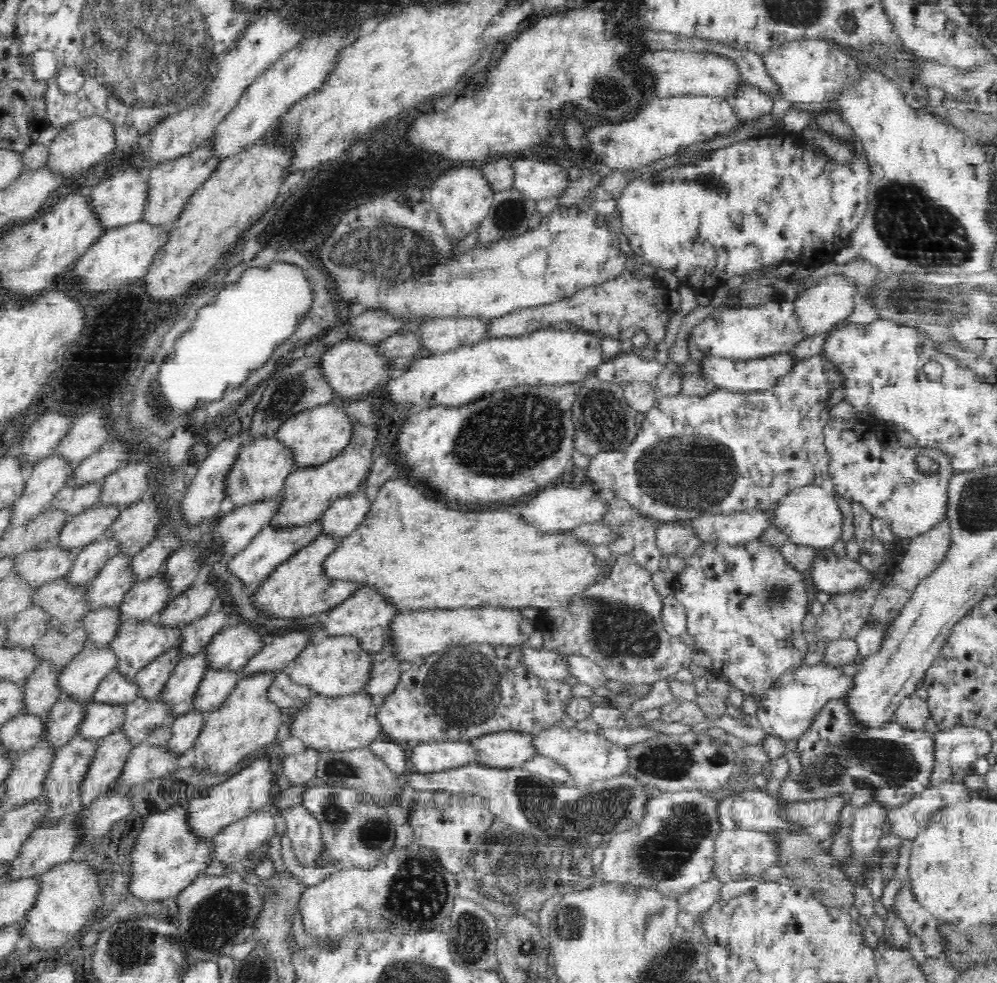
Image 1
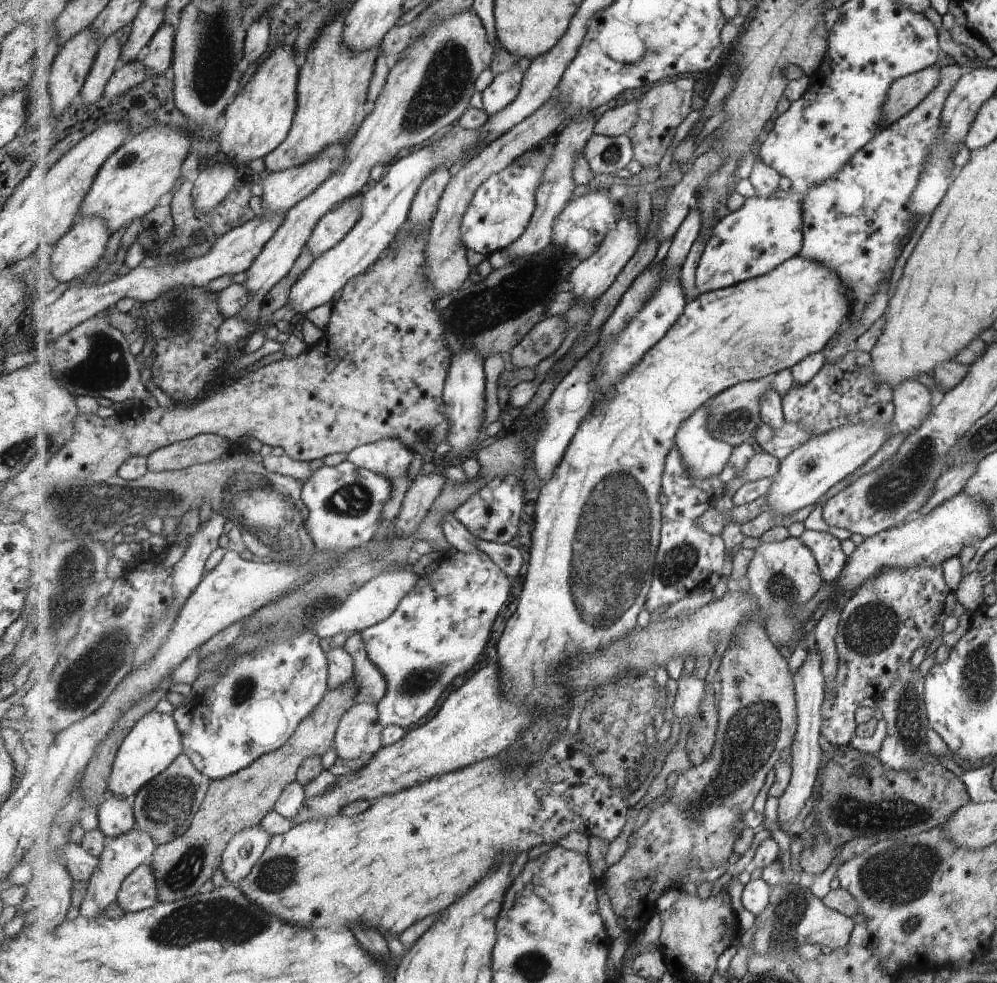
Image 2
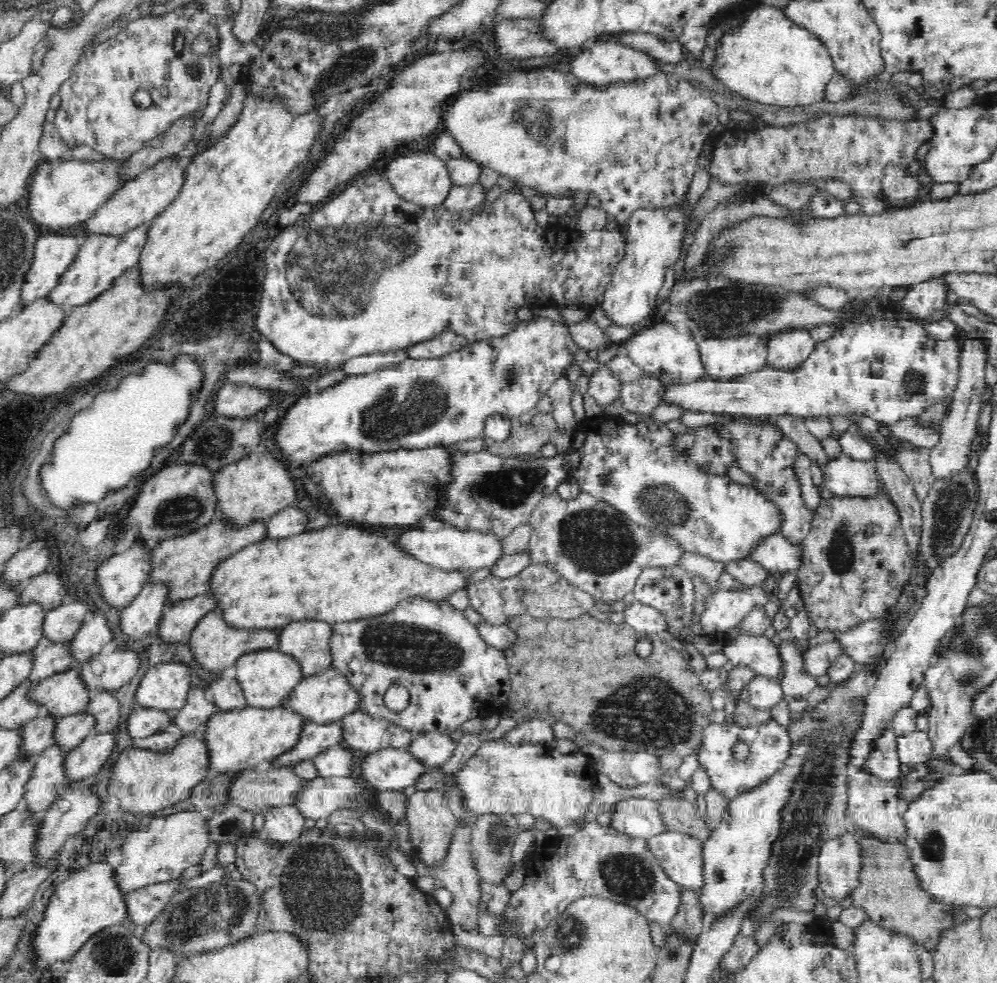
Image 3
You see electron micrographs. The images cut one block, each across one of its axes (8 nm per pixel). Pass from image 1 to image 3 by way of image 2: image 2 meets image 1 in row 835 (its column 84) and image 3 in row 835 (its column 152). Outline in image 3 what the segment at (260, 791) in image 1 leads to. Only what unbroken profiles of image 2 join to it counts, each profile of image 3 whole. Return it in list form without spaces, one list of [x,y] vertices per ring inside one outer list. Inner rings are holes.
[[[182,811],[170,816],[154,816],[148,827],[130,832],[122,844],[122,862],[116,866],[116,879],[122,891],[129,893],[147,884],[180,878],[186,868],[202,862],[211,840],[209,822],[203,811]]]

